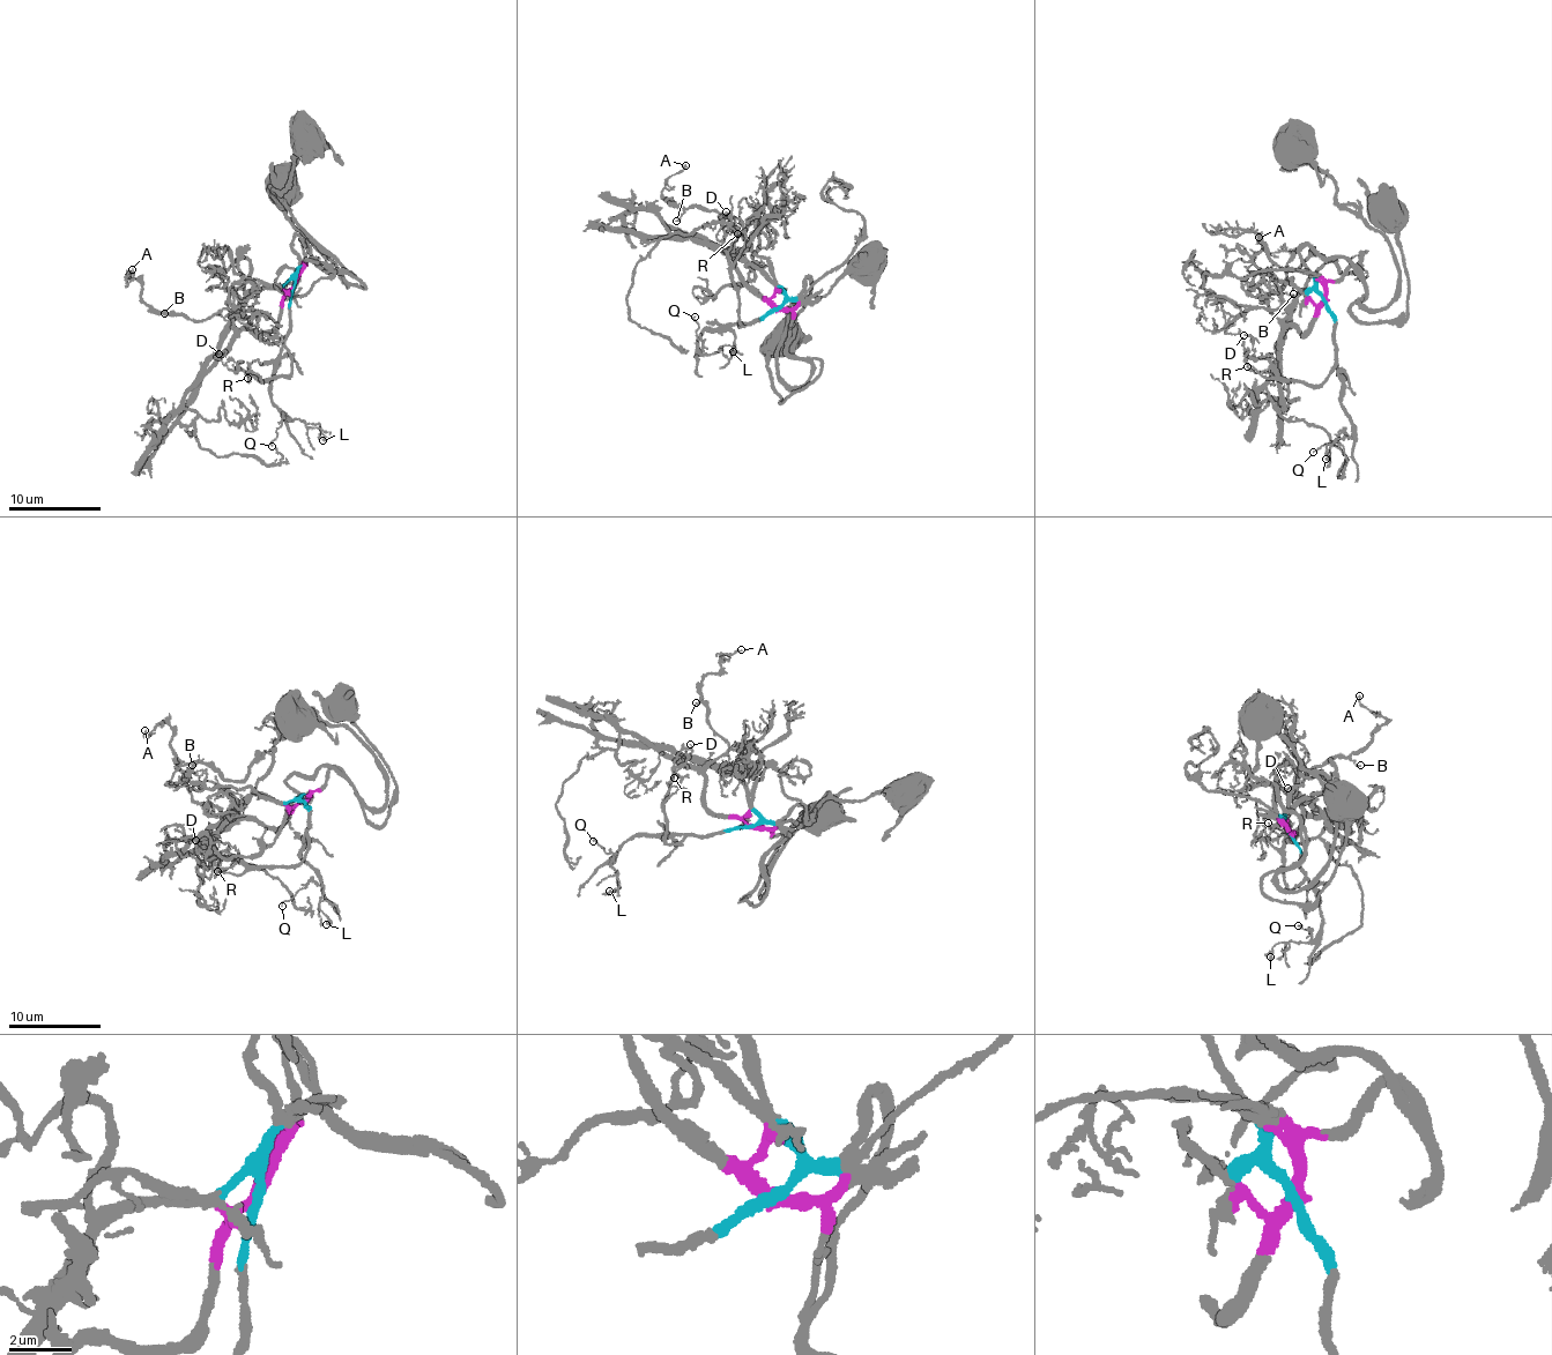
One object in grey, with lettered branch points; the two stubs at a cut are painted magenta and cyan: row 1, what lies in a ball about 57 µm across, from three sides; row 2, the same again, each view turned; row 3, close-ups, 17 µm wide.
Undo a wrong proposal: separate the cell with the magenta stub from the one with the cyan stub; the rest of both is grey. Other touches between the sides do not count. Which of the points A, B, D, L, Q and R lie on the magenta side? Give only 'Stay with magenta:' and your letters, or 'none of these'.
Stay with magenta: A, B

